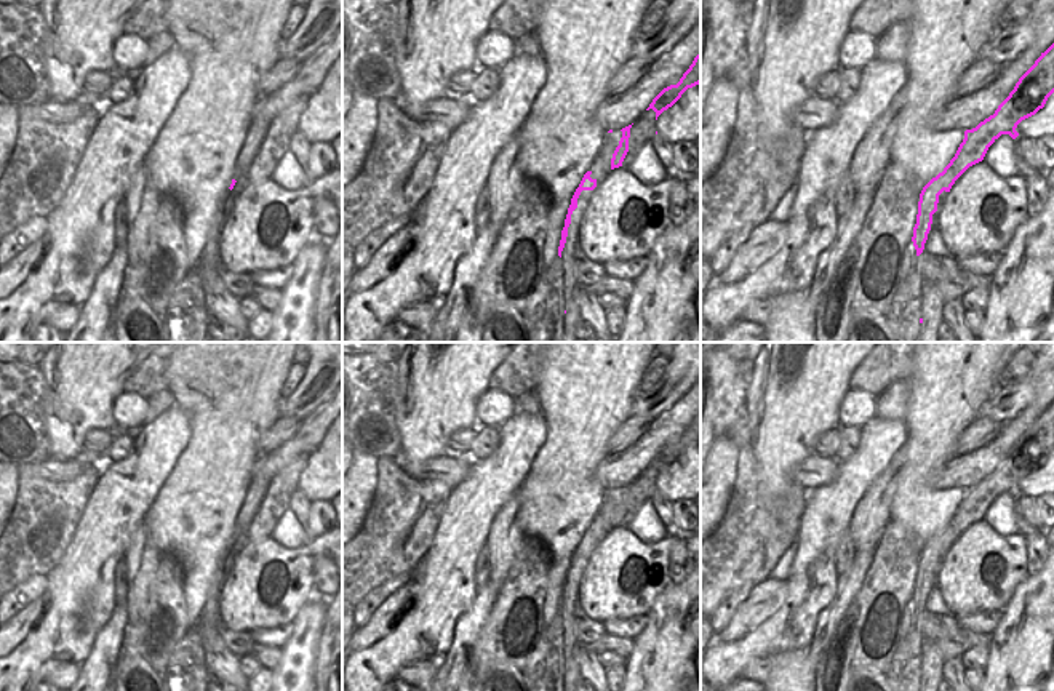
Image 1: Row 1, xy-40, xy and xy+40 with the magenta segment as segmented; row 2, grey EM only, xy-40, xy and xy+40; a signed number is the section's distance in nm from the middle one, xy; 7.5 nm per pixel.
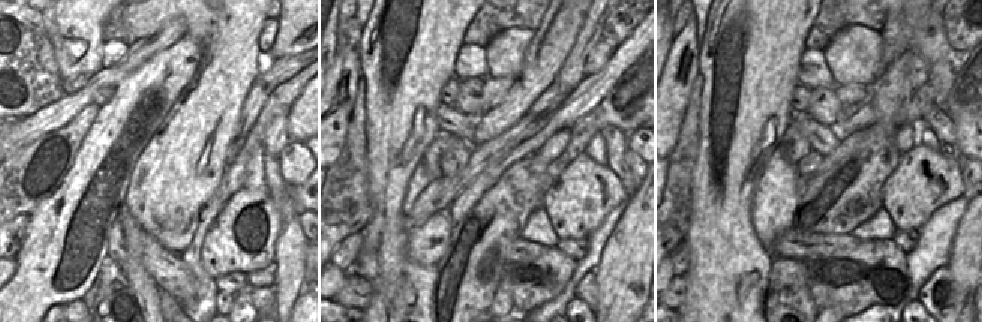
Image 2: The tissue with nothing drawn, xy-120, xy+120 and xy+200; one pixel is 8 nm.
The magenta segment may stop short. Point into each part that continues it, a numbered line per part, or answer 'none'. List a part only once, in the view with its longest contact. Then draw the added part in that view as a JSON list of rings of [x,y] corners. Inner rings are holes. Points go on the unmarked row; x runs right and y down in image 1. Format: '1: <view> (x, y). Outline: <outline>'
1: xy+40 (904, 672). Outline: [[[910,600],[904,611],[904,625],[892,661],[884,672],[894,691],[920,691],[923,673],[923,637],[918,629],[918,614]]]

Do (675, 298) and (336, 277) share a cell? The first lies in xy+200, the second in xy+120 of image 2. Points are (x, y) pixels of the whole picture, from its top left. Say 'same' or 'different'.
different

